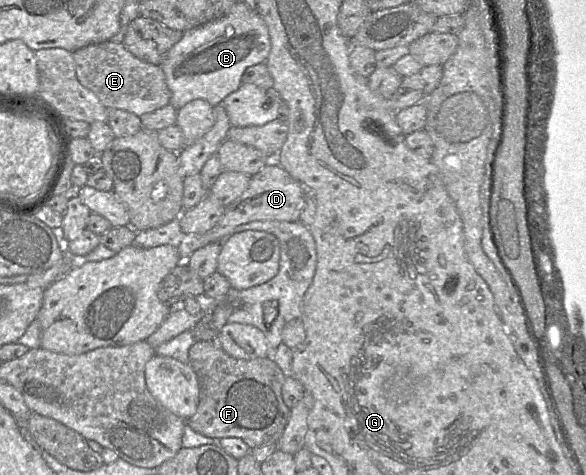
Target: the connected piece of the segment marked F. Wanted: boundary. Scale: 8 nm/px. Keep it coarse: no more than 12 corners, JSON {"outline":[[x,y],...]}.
{"outline":[[195,341],[197,433],[277,443],[290,417],[272,356]]}

